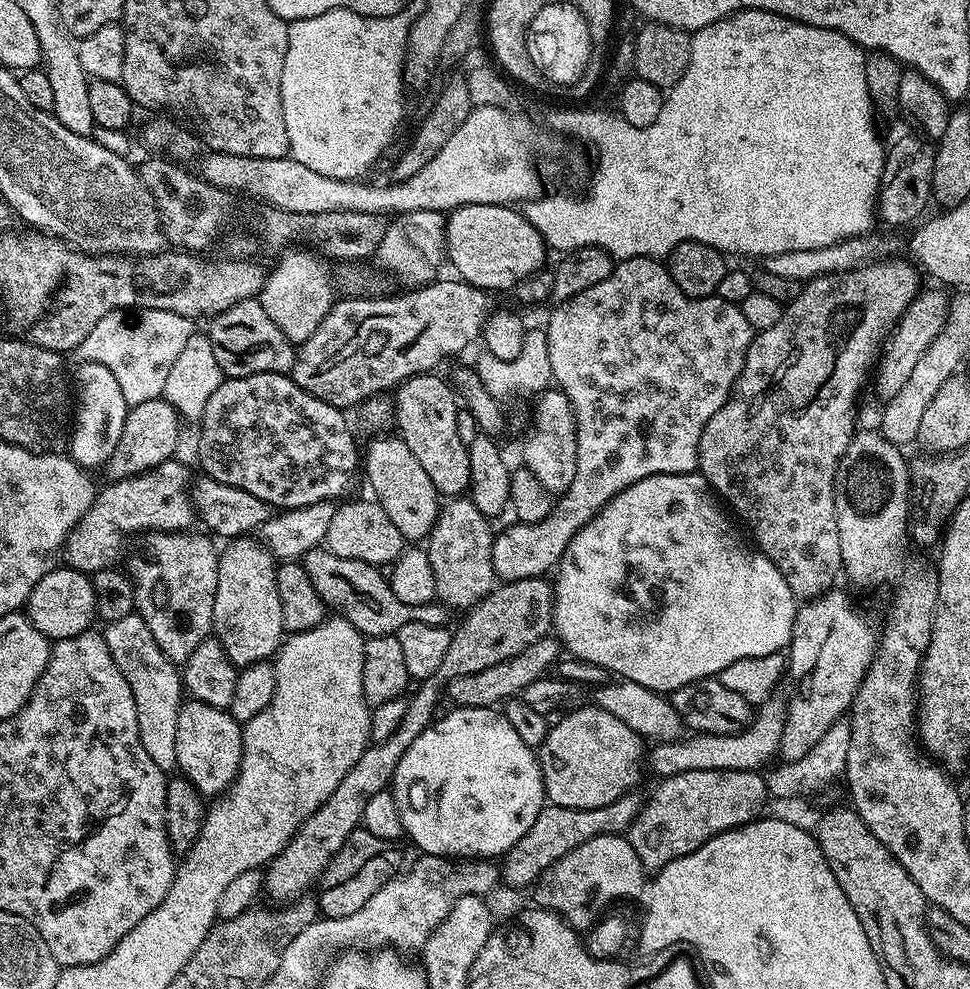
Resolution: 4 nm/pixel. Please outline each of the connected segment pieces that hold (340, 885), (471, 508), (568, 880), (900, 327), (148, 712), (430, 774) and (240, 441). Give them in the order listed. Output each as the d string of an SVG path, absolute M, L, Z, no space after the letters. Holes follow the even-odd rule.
M363 826L346 838L342 850L338 850L324 869L324 875L318 881L320 896L318 908L327 918L346 918L354 910L362 910L382 886L405 867L404 852L399 843L375 837ZM404 864L404 865L403 865Z
M452 498L441 507L431 532L426 537L426 551L434 569L436 600L449 609L471 610L497 587L498 577L492 565L494 531L489 517L474 506L470 498Z
M627 835L599 836L582 842L570 854L558 858L554 866L547 868L534 885L535 907L544 908L561 916L570 927L587 930L600 919L602 913L615 900L632 900L646 888L646 873L634 846Z
M925 287L917 292L916 297L900 316L900 320L893 327L890 335L883 341L882 351L879 353L878 363L874 368L876 396L880 402L887 402L890 398L894 398L894 394L902 391L902 386L906 386L910 374L914 374L914 366L918 366L918 362L922 358L922 354L926 354L930 342L934 342L934 338L938 338L942 326L948 321L949 293L944 293L947 291L943 287L933 287Z
M139 614L126 618L118 618L103 629L102 635L106 646L110 646L110 654L114 662L118 662L118 670L130 682L130 690L134 694L134 706L138 706L138 738L142 746L146 746L146 754L154 758L154 766L158 766L165 774L176 768L176 751L178 750L178 710L182 703L182 672L171 658L162 654L158 642L154 642L154 634L146 626Z
M453 707L453 712L448 712L444 717L433 719L426 731L418 734L414 742L410 742L408 749L402 754L398 766L392 775L390 791L394 802L397 804L397 812L401 816L401 824L404 827L407 839L410 838L421 849L421 853L430 856L447 856L449 858L500 858L505 852L518 842L534 826L538 814L546 807L544 794L544 779L540 773L540 762L537 753L522 738L518 738L514 726L499 712L492 708L461 708Z
M283 372L226 378L218 390L210 395L198 423L198 429L200 429L200 464L204 467L202 469L203 475L214 478L226 486L238 486L238 490L246 490L246 494L254 494L254 498L262 498L262 502L266 502L276 510L309 508L312 504L317 504L323 500L339 501L344 498L339 498L339 496L344 496L351 490L352 479L356 476L356 470L358 474L358 448L356 452L356 440L352 437L352 432L348 429L348 420L344 416L347 415L341 409L322 402L322 398L314 398L314 394L302 390L302 386L298 386L298 382L294 382L291 375Z

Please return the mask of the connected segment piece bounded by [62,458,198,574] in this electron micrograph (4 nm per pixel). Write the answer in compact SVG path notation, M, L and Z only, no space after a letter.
M173 458L171 460L167 460L166 462L162 462L158 466L154 466L150 470L146 470L145 472L139 472L136 476L131 476L130 478L122 478L121 480L113 480L111 482L105 483L105 488L101 487L99 491L96 493L96 500L92 503L90 510L87 514L72 527L72 533L68 535L67 542L64 543L64 547L62 549L62 556L65 560L67 567L77 568L79 572L93 573L98 570L102 570L103 568L113 567L117 563L116 559L119 558L120 555L124 552L124 543L127 542L128 536L136 536L139 532L156 532L152 534L184 534L189 531L188 528L192 523L197 523L198 513L192 503L192 497L190 495L190 479L188 480L188 468L184 464L179 464L179 459Z

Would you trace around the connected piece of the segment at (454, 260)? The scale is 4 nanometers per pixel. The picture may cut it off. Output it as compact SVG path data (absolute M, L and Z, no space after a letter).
M463 204L446 217L446 260L456 267L455 275L466 283L496 294L499 288L515 289L522 278L545 267L544 239L524 217L523 211L506 204Z

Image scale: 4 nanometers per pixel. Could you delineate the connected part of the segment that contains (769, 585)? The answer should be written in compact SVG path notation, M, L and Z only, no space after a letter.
M699 471L651 476L631 484L624 492L619 492L612 503L606 505L586 527L578 530L578 534L574 534L570 546L564 551L564 557L560 559L554 576L556 601L552 623L561 645L567 651L569 648L572 651L569 653L577 660L600 664L610 674L630 682L638 682L638 686L646 686L652 692L661 694L674 692L698 679L719 677L720 672L730 666L730 662L738 662L738 658L746 658L751 652L757 652L759 656L783 653L792 640L798 597L792 593L786 578L778 570L778 566L770 562L768 555L736 533L735 526L728 521L729 513L722 504L720 509L719 503L721 501L708 487L707 478L700 475Z

